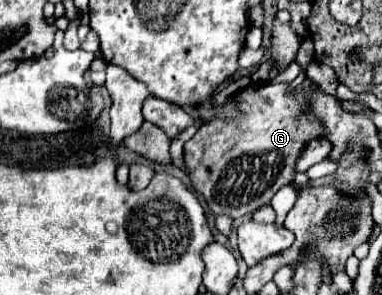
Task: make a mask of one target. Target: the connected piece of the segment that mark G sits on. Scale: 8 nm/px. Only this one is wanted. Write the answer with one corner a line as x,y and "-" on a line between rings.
305,79
287,93
287,83
253,83
237,95
245,111
239,123
225,123
221,119
207,121
193,139
185,143
183,159
187,177
193,189
205,197
215,217
229,215
231,219
239,219
253,213
269,205
273,195
293,181
299,151
305,143
321,135
321,123
313,117
305,117
307,91
311,85
311,79

